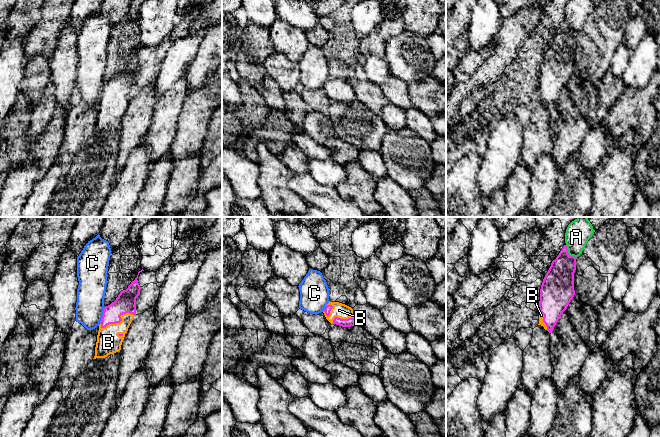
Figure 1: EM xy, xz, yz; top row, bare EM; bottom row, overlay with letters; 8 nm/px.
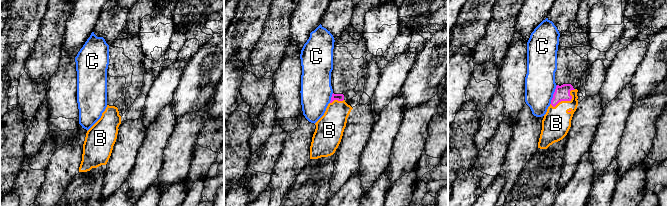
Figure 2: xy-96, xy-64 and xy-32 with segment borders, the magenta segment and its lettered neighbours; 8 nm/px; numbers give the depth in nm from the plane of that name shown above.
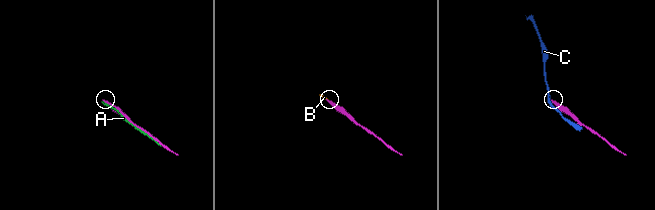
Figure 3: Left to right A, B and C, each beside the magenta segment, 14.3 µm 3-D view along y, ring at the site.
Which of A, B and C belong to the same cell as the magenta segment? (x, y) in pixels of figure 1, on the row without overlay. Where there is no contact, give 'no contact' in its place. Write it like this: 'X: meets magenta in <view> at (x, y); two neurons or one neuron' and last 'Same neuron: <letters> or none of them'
A: meets magenta in yz at (567, 29); two neurons
B: meets magenta in xy at (119, 98); one neuron
C: meets magenta in xy at (103, 91); two neurons
Same neuron: B

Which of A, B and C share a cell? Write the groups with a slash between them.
A / B / C

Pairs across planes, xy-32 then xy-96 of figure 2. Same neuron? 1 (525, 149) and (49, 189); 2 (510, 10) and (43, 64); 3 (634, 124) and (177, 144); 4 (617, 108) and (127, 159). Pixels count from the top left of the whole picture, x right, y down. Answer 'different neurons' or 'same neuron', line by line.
1: same neuron
2: same neuron
3: same neuron
4: different neurons

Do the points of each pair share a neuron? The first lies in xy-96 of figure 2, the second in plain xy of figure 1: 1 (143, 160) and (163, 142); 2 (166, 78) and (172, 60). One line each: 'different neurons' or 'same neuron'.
1: same neuron
2: same neuron

